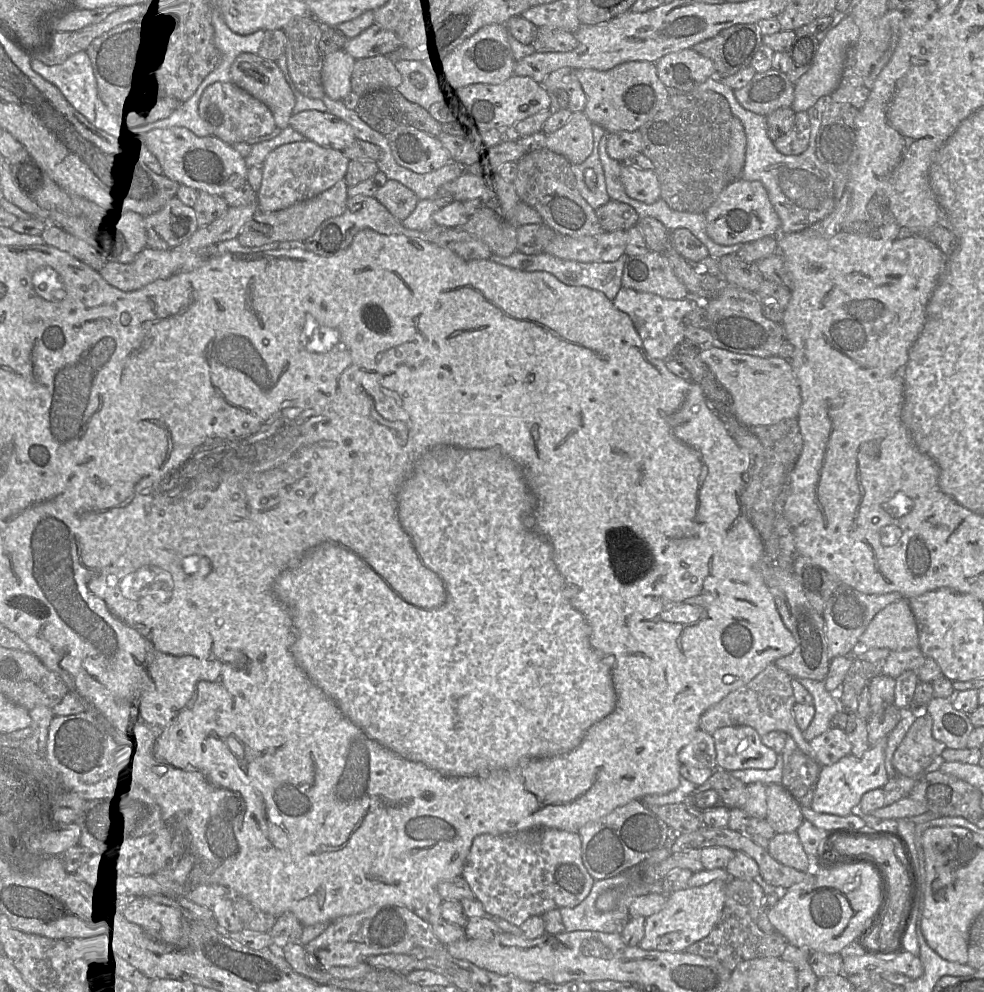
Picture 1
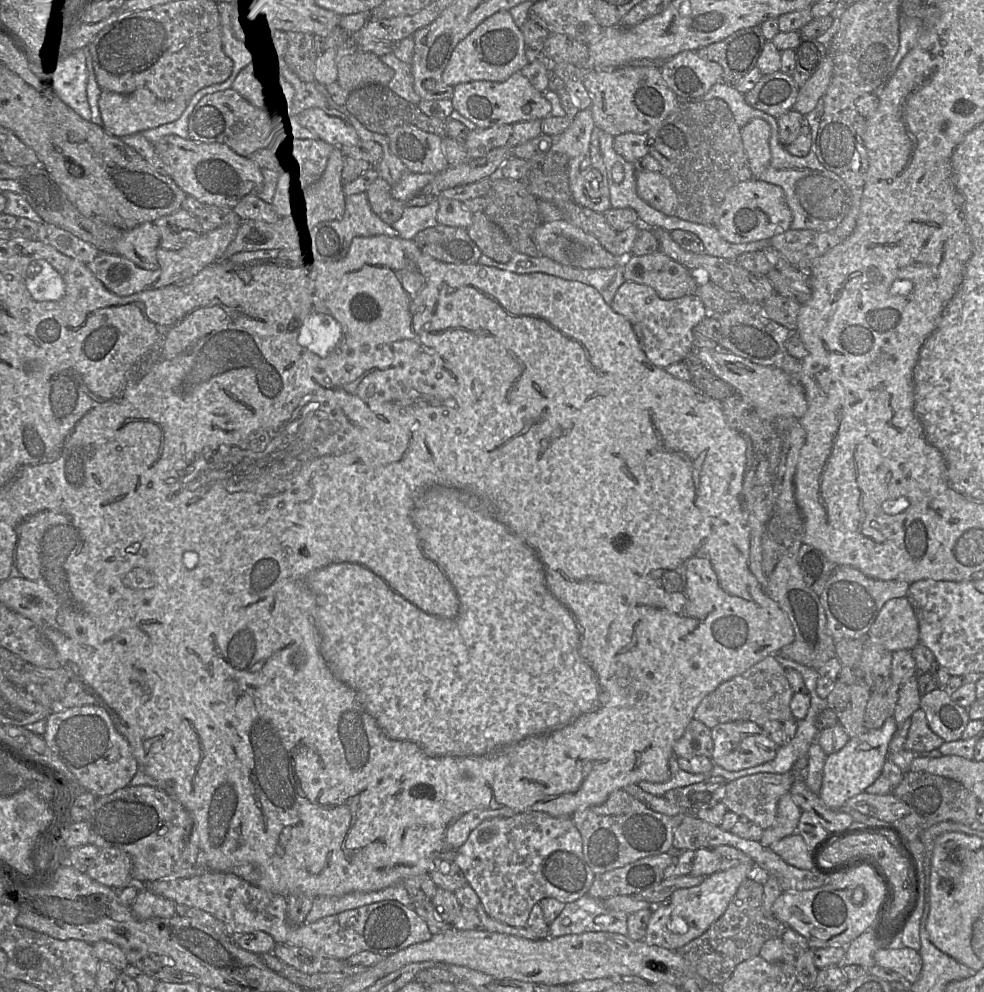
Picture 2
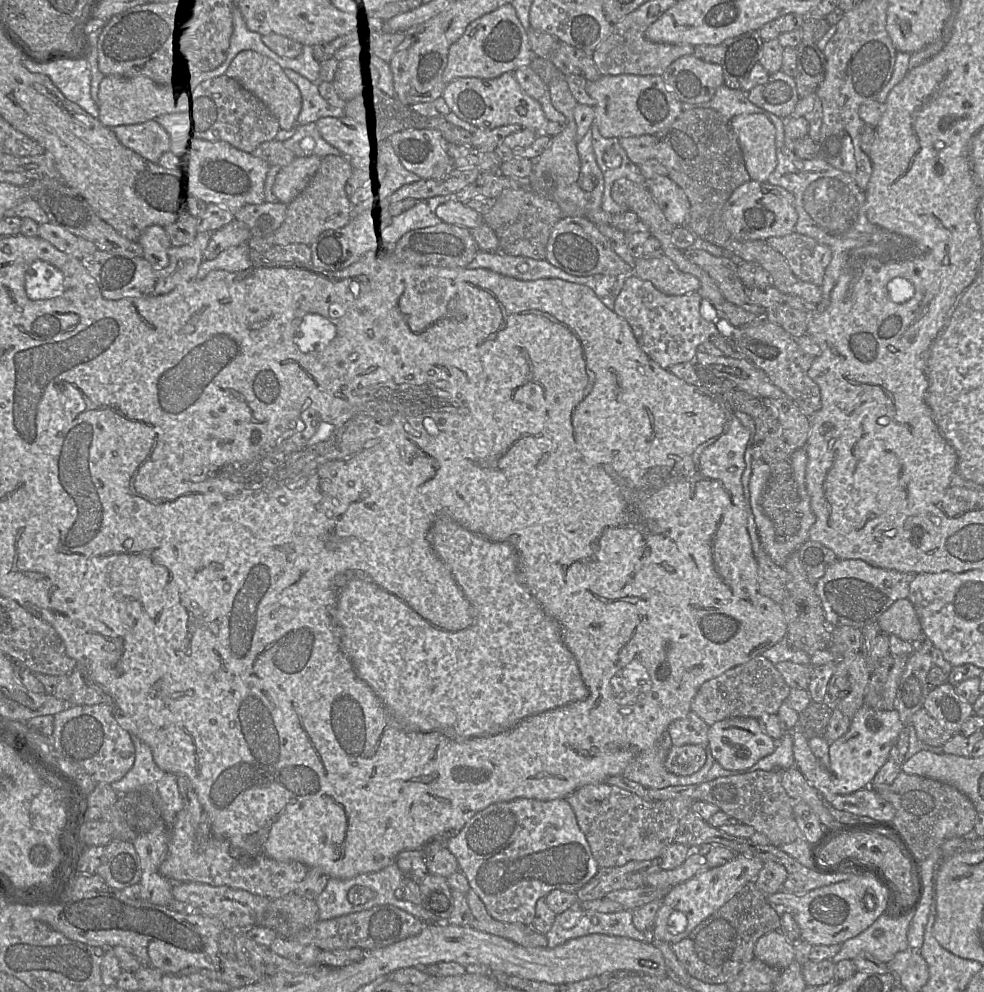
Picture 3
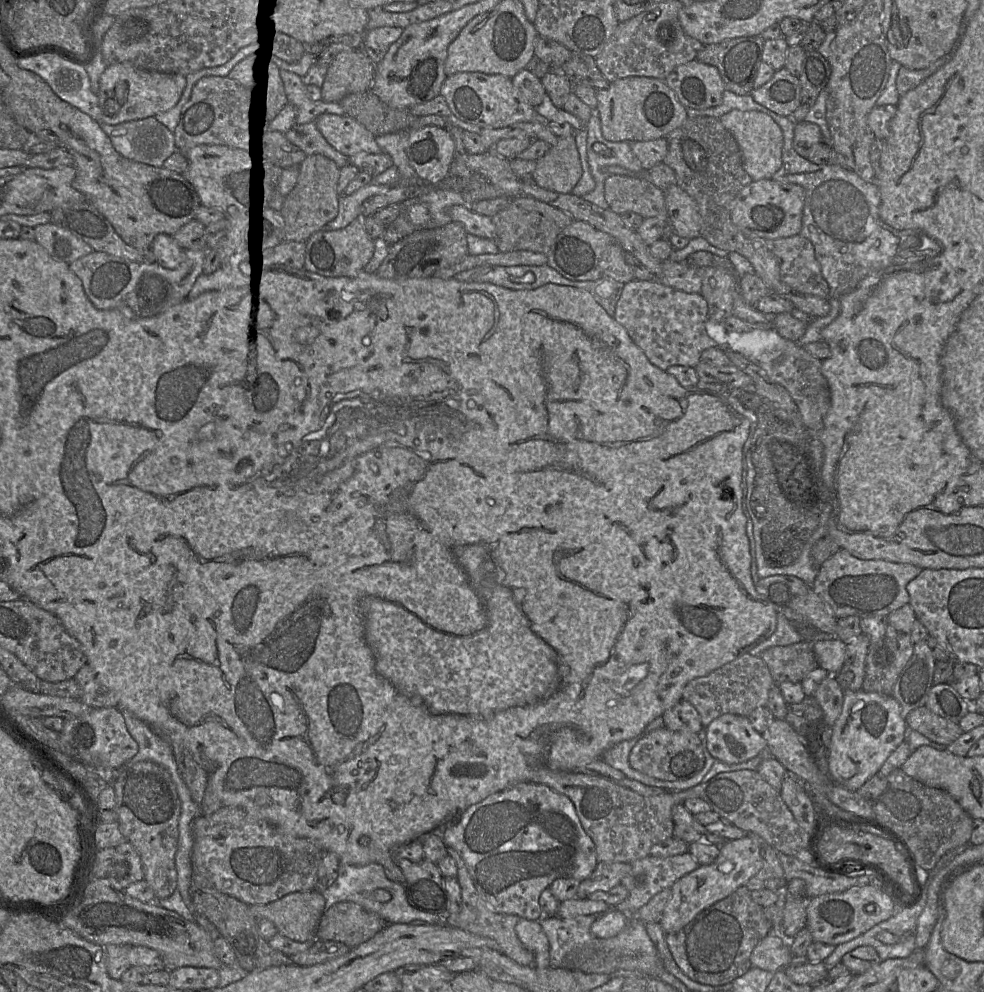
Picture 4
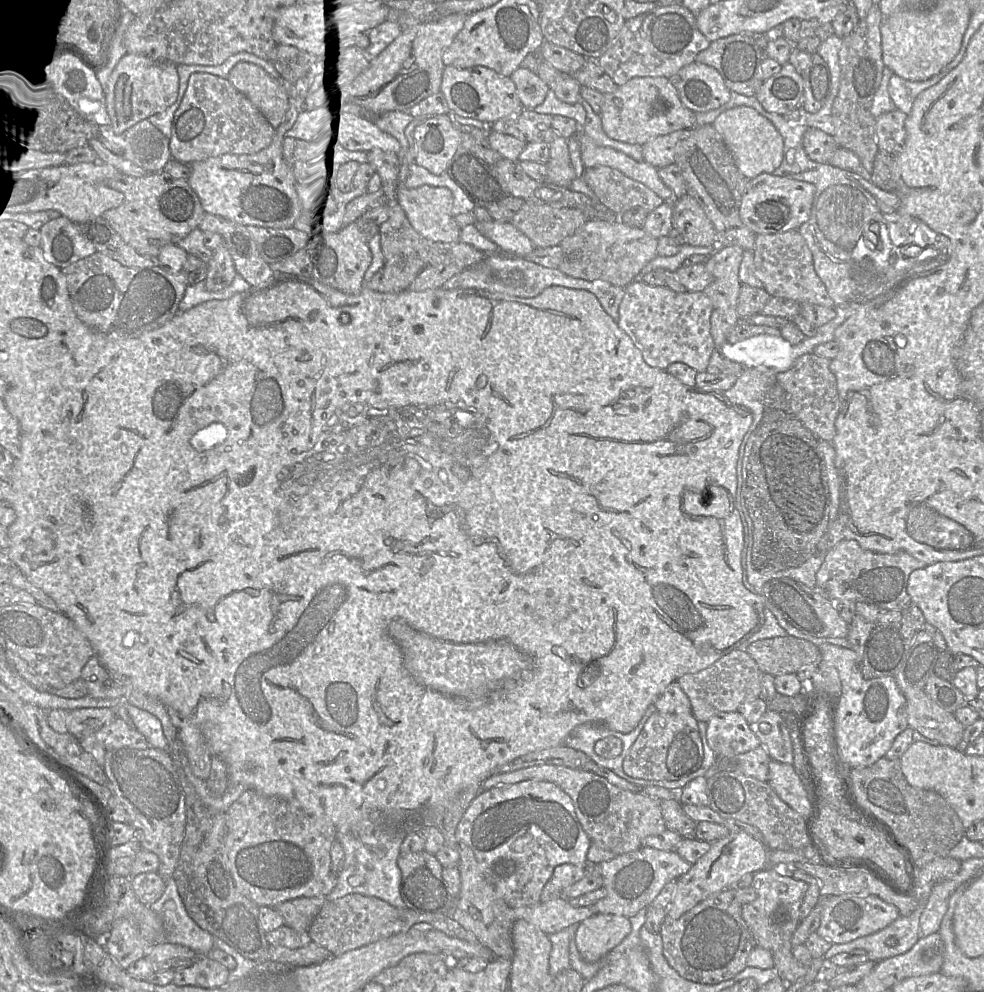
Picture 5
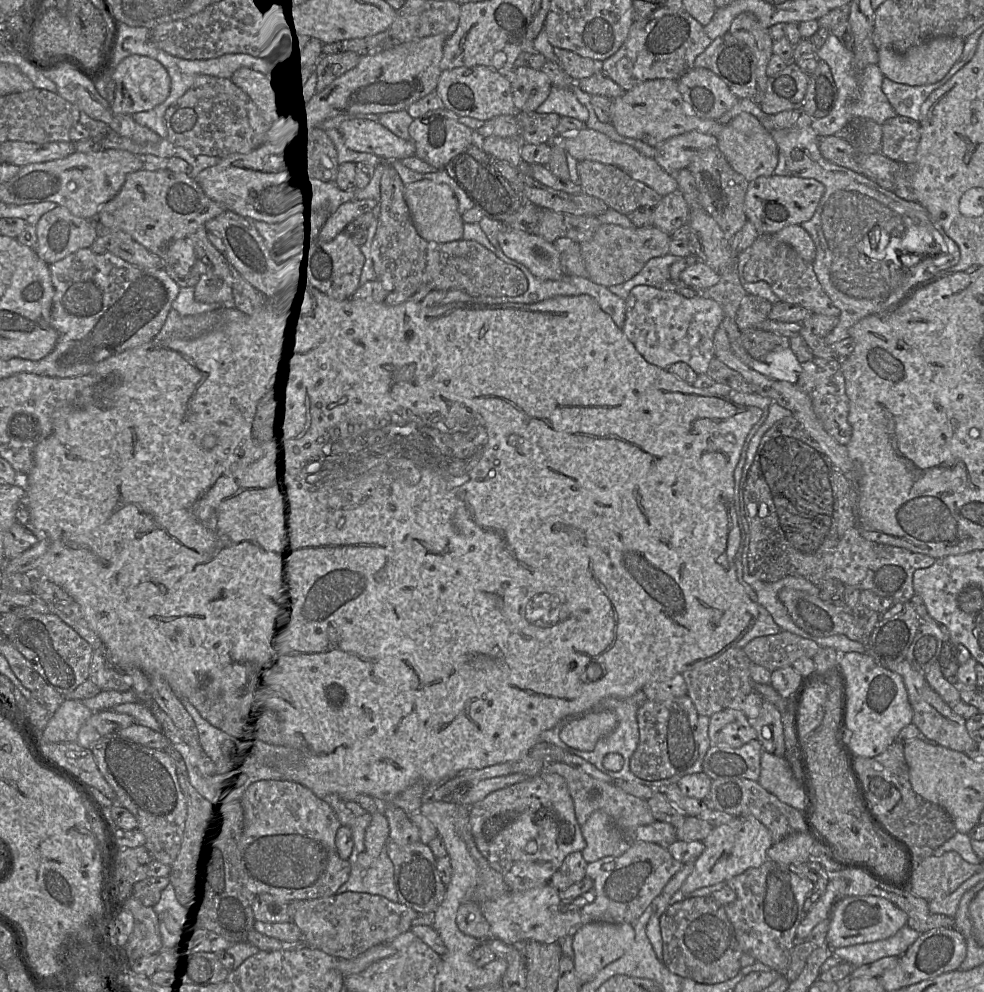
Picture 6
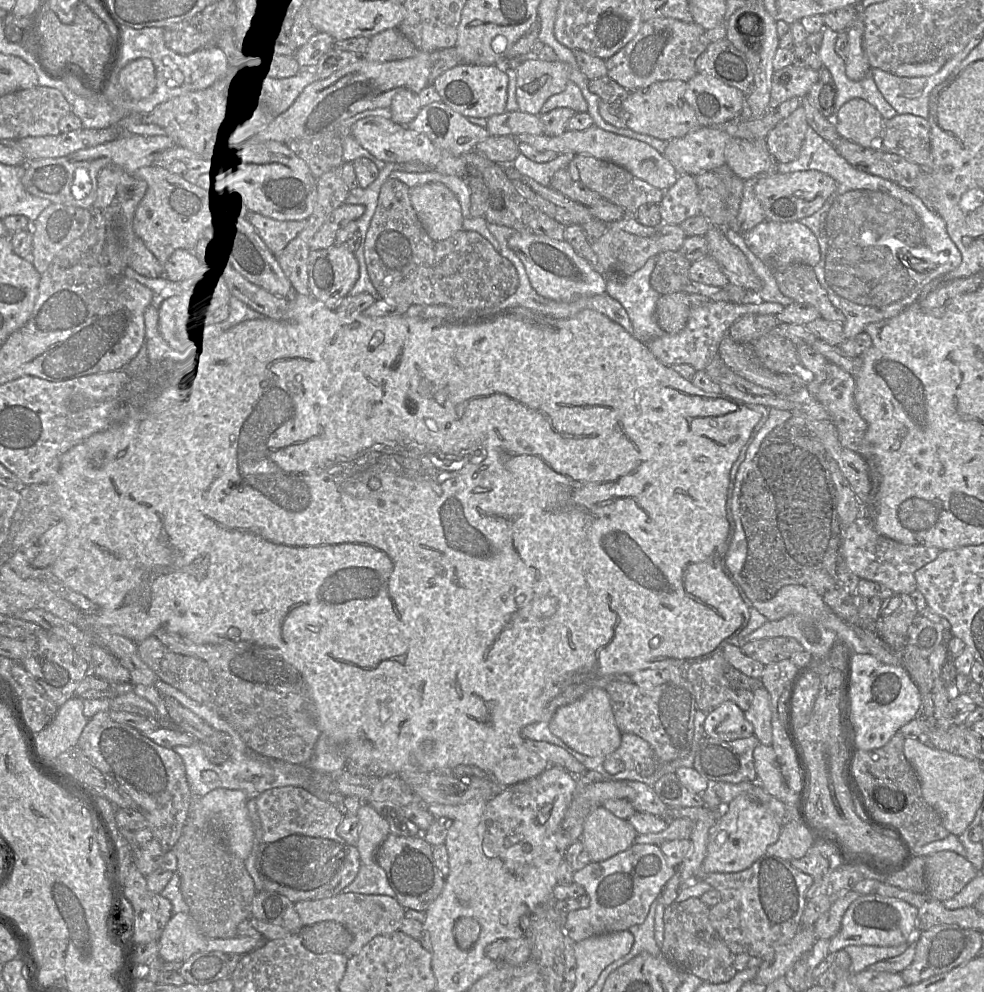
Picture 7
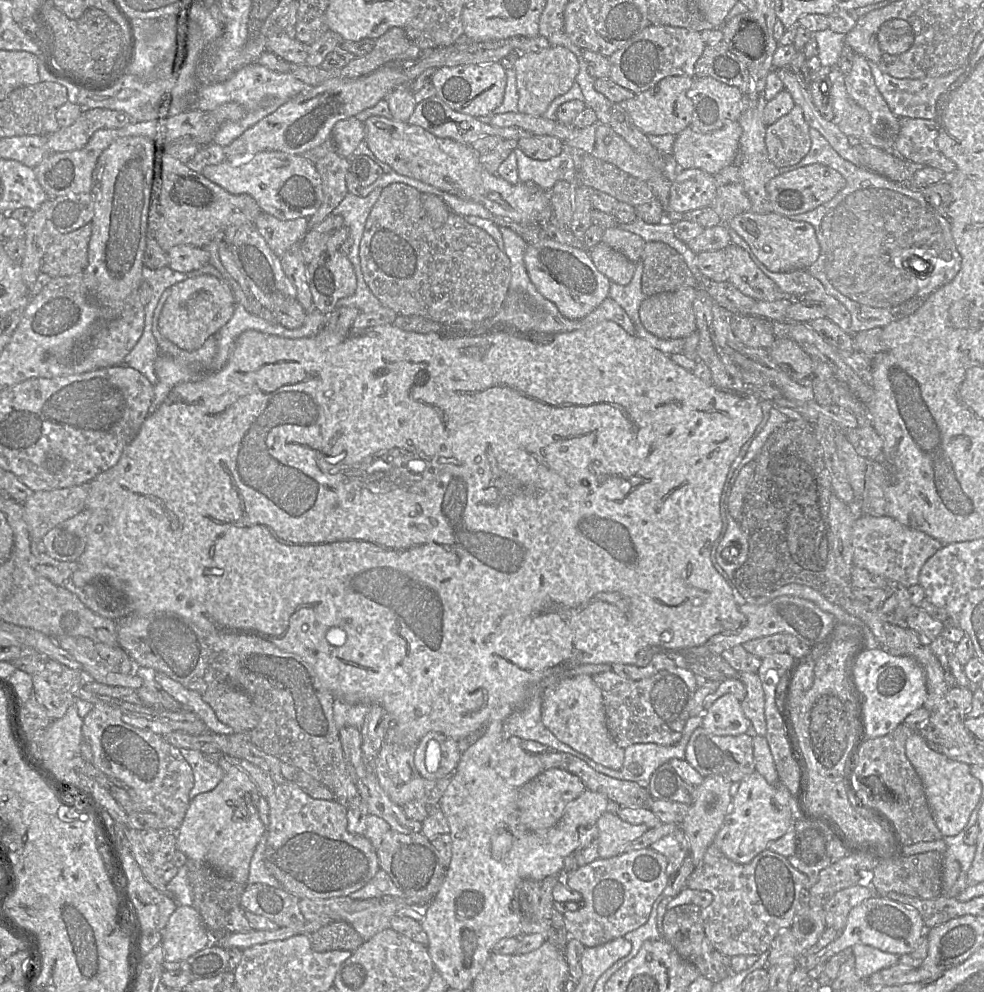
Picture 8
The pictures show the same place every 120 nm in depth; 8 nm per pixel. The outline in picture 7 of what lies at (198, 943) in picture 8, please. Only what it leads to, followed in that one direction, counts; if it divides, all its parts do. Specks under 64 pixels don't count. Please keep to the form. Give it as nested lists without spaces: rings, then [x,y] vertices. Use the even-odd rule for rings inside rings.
[[[176,913],[166,924],[159,942],[159,957],[163,961],[186,961],[196,952],[206,937],[199,931],[189,913]]]

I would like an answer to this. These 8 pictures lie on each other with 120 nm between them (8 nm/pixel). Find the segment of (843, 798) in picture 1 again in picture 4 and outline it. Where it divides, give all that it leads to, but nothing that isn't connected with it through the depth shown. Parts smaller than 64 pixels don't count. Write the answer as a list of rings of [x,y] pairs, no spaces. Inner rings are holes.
[[[847,688],[843,696],[841,714],[826,738],[827,774],[835,783],[856,792],[878,773],[891,752],[904,741],[908,726],[892,695]]]

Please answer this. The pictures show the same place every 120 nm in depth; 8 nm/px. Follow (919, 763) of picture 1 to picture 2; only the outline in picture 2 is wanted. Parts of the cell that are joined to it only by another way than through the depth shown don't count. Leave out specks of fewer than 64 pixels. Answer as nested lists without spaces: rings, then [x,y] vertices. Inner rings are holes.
[[[917,709],[911,716],[911,726],[904,749],[916,752],[928,752],[939,749],[944,742],[940,736],[931,730],[923,709]]]

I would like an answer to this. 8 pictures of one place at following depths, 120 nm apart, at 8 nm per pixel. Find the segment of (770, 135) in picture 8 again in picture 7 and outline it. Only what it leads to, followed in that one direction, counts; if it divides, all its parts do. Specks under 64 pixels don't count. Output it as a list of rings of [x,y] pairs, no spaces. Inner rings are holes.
[[[799,106],[769,131],[766,147],[774,161],[787,163],[799,156],[808,126],[805,110]]]

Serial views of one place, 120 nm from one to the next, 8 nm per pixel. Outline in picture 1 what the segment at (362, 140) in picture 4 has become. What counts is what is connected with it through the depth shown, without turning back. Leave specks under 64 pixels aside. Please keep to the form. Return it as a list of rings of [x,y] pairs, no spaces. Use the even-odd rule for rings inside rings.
[[[300,112],[290,117],[289,126],[325,148],[343,151],[356,140],[352,127],[329,112]]]

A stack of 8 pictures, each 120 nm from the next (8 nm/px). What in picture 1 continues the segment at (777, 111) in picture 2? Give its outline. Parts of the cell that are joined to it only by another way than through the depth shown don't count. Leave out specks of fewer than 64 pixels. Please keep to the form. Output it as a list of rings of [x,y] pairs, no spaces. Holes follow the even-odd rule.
[[[778,70],[756,72],[743,88],[734,90],[743,108],[767,116],[781,107],[791,107],[794,101],[794,85],[787,75]]]

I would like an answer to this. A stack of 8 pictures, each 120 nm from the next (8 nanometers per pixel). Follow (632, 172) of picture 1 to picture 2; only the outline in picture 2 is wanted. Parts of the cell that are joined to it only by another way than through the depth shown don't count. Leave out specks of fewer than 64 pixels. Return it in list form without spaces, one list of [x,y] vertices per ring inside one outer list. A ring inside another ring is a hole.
[[[636,172],[636,192],[651,207],[668,216],[675,216],[677,195],[661,172]]]

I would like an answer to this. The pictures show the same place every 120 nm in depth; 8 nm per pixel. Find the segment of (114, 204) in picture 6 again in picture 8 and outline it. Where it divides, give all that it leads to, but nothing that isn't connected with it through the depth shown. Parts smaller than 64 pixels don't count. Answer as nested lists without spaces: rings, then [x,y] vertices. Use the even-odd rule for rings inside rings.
[[[163,148],[155,153],[148,235],[155,238],[166,252],[178,245],[204,247],[230,226],[254,224],[261,213],[261,208],[250,195],[230,194]]]

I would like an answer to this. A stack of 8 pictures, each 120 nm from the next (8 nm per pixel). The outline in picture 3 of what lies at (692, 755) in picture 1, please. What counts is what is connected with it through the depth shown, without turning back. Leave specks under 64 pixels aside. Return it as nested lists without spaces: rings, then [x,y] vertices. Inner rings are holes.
[[[693,711],[683,718],[672,722],[668,727],[673,746],[700,745],[708,746],[709,726]]]

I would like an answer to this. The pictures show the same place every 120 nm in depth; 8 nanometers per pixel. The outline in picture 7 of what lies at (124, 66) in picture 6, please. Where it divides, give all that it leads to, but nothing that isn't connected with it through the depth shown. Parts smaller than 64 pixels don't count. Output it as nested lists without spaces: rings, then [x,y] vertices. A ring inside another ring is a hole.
[[[149,58],[135,59],[120,70],[118,79],[129,98],[135,101],[147,98],[156,87],[154,63]]]

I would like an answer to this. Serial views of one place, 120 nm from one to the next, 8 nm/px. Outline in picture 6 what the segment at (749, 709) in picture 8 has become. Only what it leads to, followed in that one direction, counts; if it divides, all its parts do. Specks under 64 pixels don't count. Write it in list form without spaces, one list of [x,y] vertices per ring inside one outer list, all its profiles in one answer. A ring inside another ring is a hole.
[[[763,701],[759,714],[748,718],[748,723],[756,731],[756,739],[764,751],[784,757],[786,748],[781,713],[773,704]]]

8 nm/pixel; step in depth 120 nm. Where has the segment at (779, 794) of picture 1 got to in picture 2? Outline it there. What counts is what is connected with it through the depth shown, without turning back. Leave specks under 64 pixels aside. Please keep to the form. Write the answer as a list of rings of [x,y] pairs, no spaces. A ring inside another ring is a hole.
[[[790,792],[781,796],[777,805],[776,821],[773,826],[763,831],[760,843],[769,847],[782,838],[797,831],[802,810],[793,801]]]

